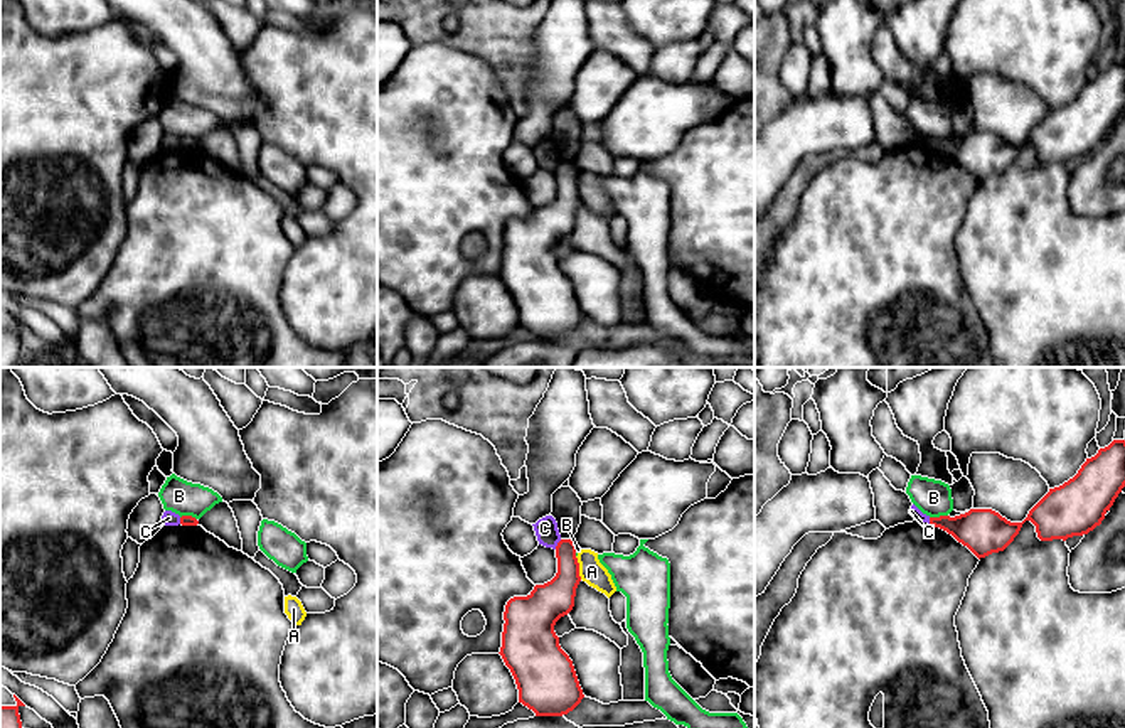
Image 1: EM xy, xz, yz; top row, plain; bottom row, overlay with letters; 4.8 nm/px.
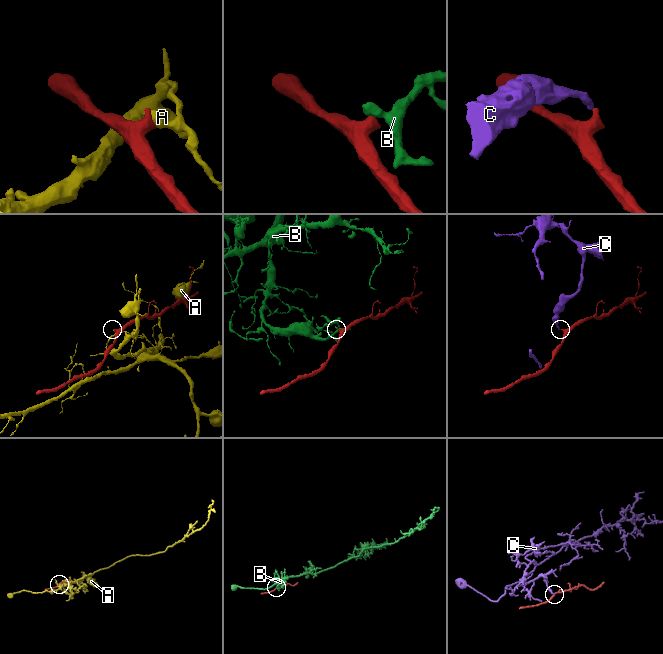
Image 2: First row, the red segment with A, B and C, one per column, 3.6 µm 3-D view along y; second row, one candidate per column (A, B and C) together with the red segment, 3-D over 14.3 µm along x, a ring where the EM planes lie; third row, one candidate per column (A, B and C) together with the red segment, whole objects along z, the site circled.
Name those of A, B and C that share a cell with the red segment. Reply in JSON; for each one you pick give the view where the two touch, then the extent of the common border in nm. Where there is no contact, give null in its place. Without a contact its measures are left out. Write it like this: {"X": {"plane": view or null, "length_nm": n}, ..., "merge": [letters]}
{"merge": []}

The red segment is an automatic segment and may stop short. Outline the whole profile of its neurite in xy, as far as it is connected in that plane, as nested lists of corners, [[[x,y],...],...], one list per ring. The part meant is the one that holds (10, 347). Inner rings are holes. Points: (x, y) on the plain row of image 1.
[[[15,317],[15,329],[0,329],[0,367],[12,367],[20,361],[22,344],[19,330],[25,329]]]

